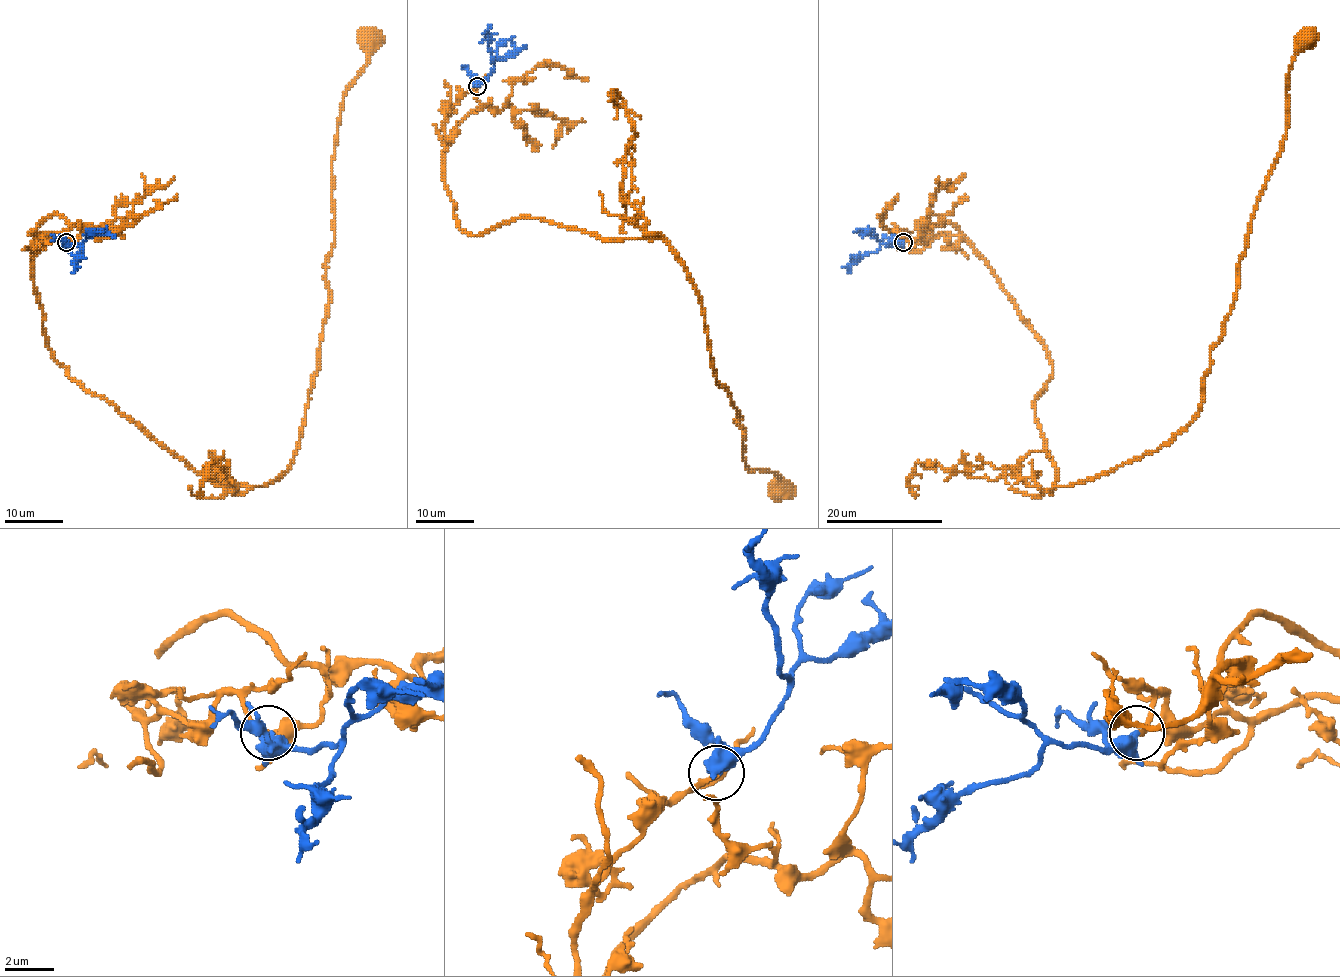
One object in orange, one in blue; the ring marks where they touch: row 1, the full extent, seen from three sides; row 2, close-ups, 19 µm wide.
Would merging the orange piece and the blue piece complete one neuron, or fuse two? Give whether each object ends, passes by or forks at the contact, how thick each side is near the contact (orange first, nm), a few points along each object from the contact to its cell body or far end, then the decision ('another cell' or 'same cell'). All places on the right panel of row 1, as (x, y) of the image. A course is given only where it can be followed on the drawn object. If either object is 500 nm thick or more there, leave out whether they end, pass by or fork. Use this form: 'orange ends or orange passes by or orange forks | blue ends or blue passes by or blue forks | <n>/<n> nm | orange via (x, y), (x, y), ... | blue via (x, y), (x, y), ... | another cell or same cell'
orange passes by | blue passes by | 140/400 nm | orange via (902, 241), (959, 234), (1041, 342), (1051, 377), (1034, 418), (1056, 485), (1155, 452), (1199, 408), (1304, 38) | blue via (902, 241), (897, 246), (885, 244), (876, 252), (862, 254), (848, 266), (843, 266) | same cell

